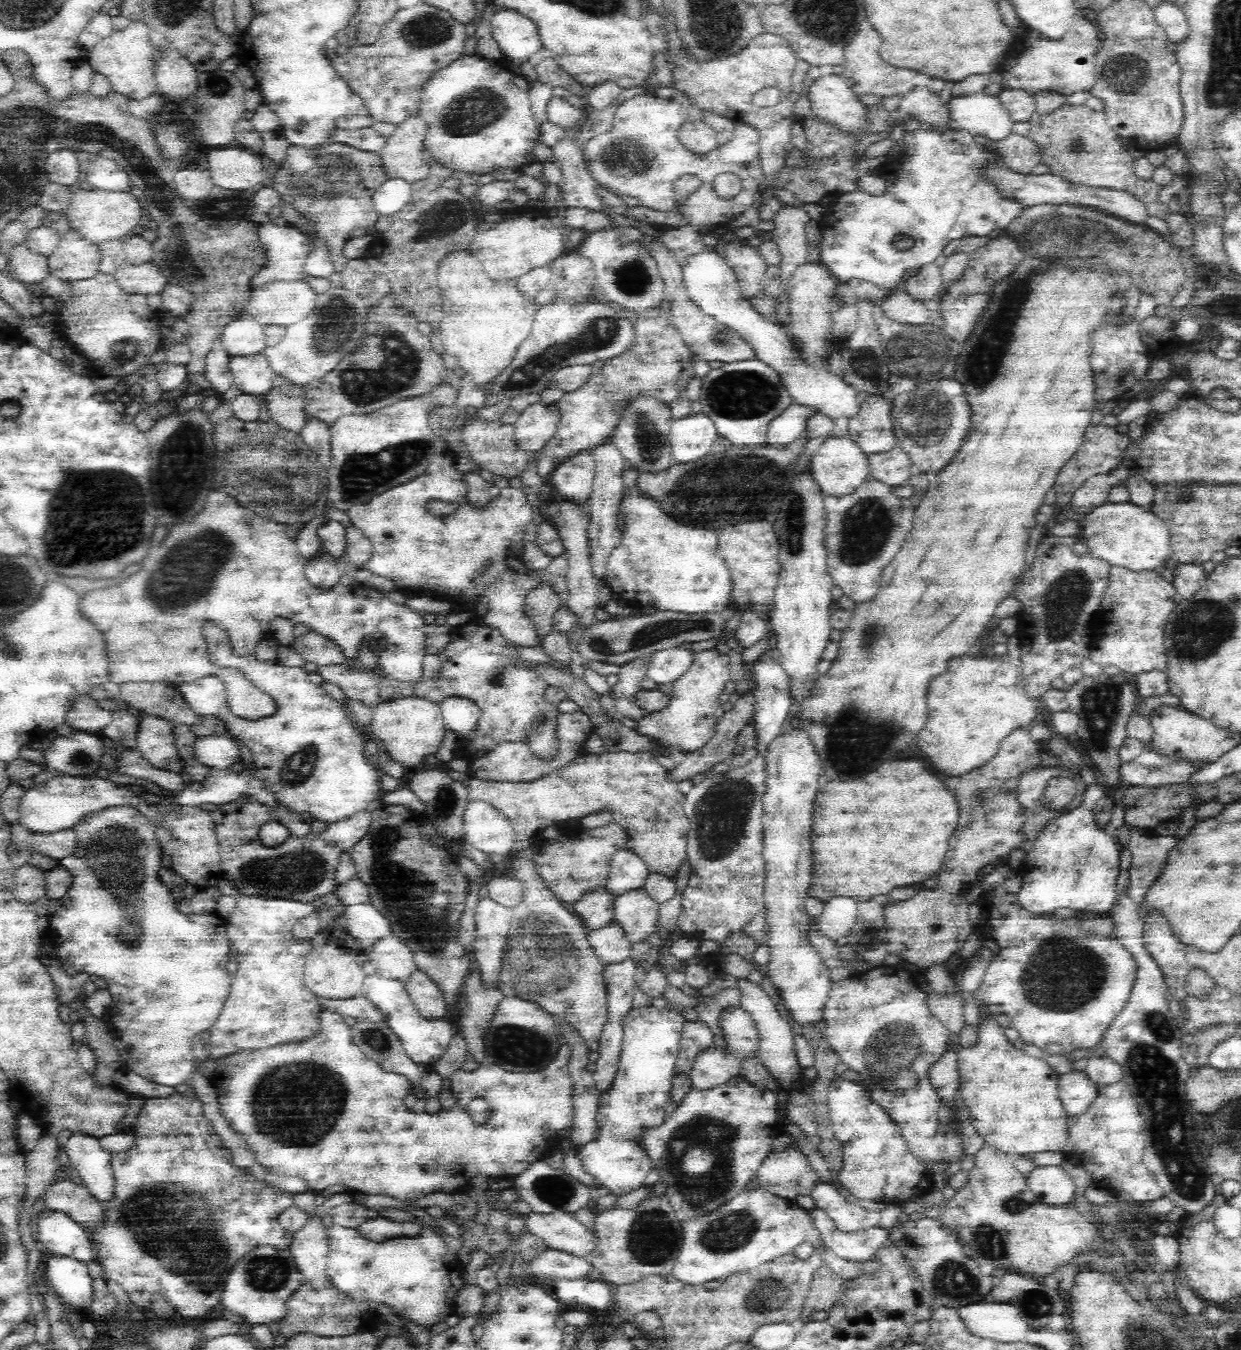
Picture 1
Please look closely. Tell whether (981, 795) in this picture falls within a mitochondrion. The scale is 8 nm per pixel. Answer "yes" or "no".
yes

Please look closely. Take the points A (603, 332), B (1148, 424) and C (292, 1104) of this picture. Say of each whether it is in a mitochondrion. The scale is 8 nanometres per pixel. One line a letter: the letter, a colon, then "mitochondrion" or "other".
A: mitochondrion
B: other
C: mitochondrion

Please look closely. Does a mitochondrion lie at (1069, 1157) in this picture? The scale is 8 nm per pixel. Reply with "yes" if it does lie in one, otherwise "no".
no

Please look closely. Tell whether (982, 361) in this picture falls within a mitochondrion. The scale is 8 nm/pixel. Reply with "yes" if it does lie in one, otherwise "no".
yes

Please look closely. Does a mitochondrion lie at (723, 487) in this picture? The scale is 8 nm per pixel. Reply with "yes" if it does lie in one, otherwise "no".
no

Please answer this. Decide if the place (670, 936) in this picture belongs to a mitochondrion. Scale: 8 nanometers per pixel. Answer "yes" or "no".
no

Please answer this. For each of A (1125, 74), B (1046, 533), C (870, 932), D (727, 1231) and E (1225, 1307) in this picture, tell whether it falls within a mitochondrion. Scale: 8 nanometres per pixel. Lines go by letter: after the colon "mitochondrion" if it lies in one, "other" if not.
A: mitochondrion
B: other
C: other
D: mitochondrion
E: other

